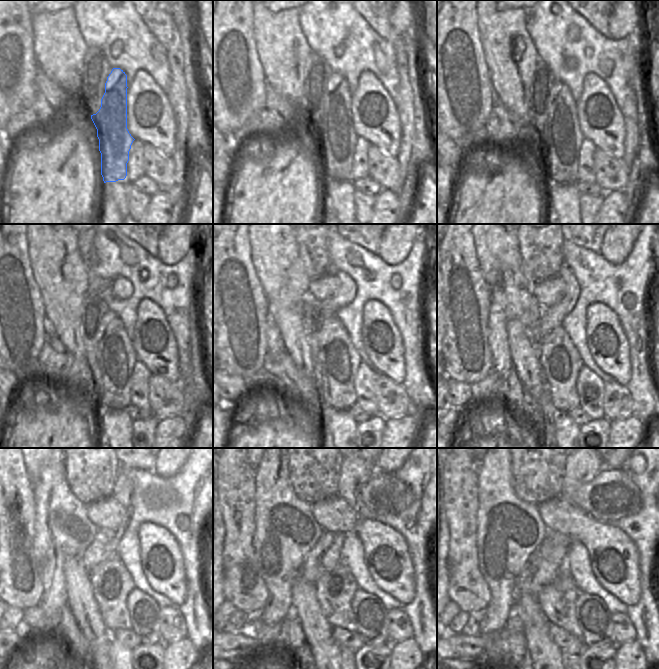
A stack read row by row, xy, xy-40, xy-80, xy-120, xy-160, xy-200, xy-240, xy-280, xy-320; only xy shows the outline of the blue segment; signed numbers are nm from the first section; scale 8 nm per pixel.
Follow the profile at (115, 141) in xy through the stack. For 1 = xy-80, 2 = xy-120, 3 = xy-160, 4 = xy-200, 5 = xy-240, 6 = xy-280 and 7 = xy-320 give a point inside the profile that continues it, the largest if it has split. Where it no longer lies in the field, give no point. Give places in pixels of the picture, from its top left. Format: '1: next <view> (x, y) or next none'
1: next xy-80 (558, 131)
2: next xy-120 (111, 360)
3: next xy-160 (335, 360)
4: next xy-200 (558, 357)
5: next xy-240 (111, 583)
6: next xy-280 (334, 590)
7: next xy-320 (557, 600)

